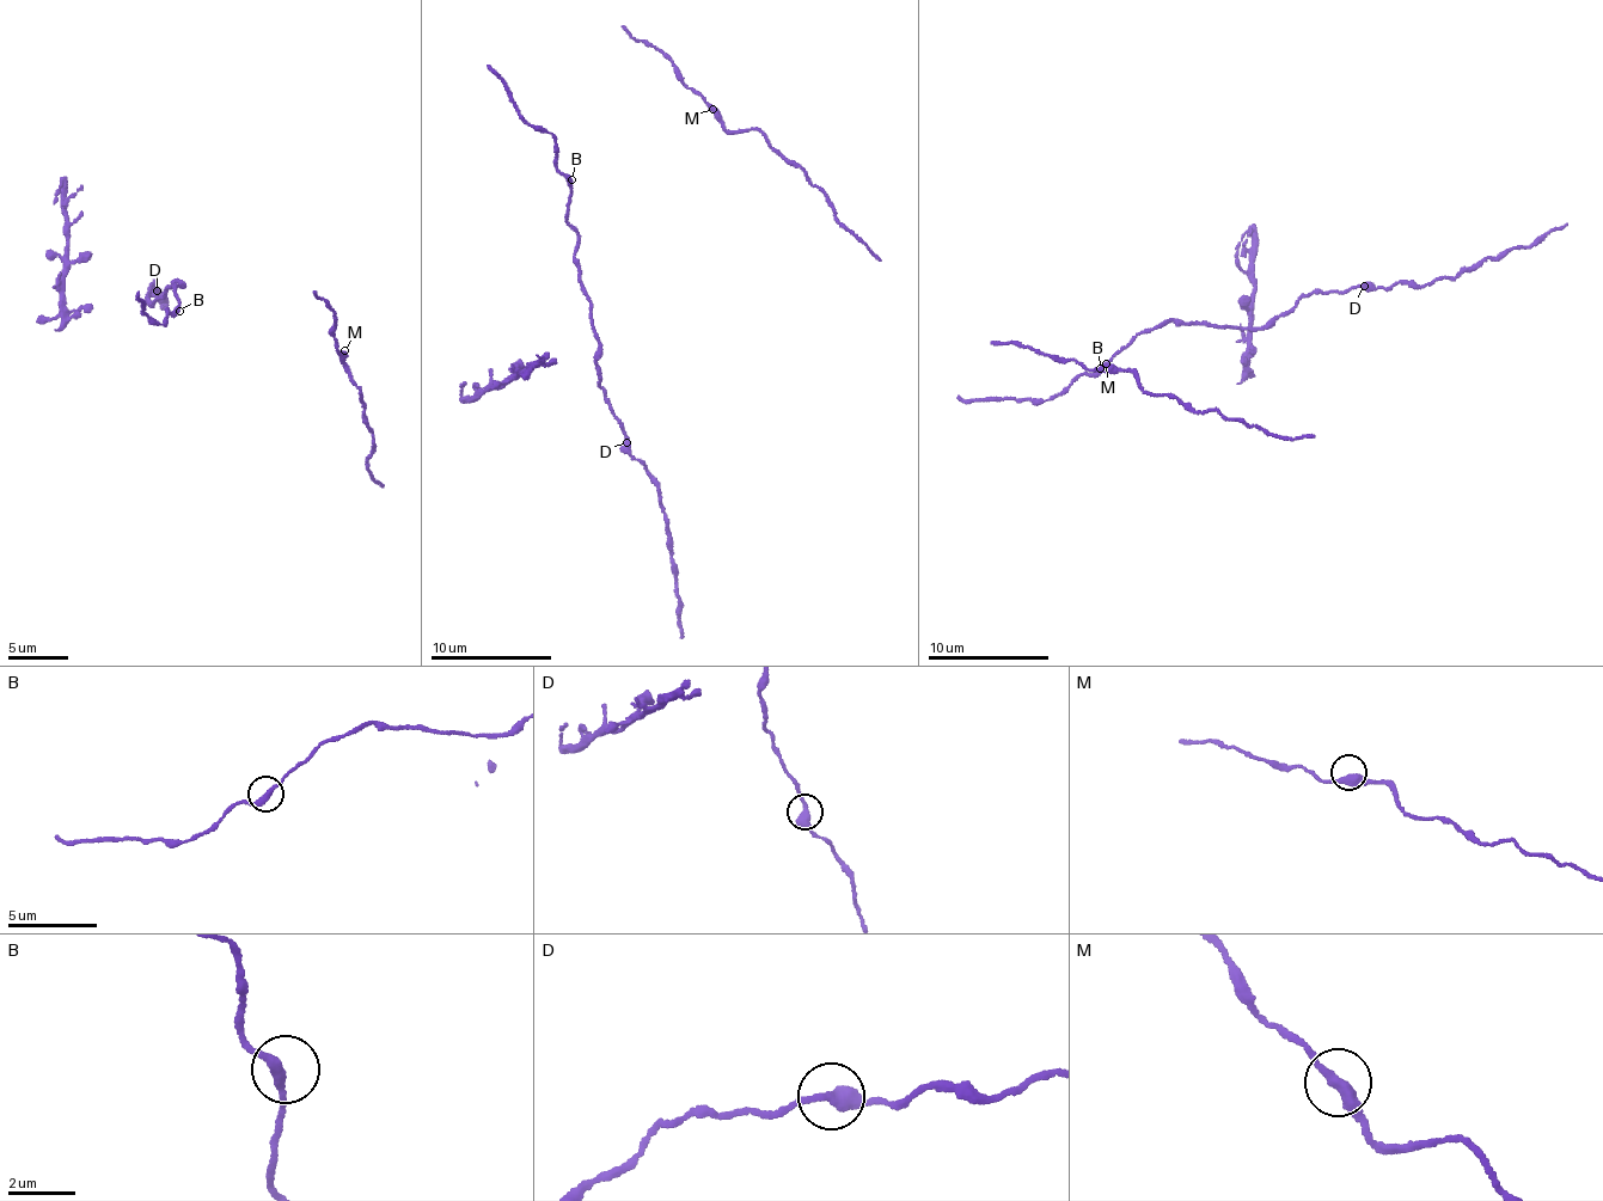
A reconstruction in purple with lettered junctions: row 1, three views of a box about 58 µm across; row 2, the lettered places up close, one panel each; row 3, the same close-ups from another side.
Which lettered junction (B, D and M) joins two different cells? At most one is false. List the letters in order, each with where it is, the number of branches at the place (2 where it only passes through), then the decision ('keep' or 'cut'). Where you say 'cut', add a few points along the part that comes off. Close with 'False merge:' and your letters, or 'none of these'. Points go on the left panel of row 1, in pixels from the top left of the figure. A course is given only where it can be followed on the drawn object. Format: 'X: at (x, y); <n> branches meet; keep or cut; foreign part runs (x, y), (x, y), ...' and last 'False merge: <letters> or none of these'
B: at (179, 311); 2 branches meet; keep
D: at (157, 290); 2 branches meet; cut; foreign part runs (158, 290), (153, 293), (161, 300), (164, 298), (164, 306), (159, 307), (160, 290), (153, 289), (154, 279)
M: at (344, 350); 2 branches meet; keep
False merge: D

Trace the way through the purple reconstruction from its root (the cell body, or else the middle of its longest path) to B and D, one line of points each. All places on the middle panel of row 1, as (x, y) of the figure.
B: (568, 225), (571, 179)
D: (568, 225), (575, 228), (575, 265), (599, 342), (594, 359), (600, 383), (628, 441)

